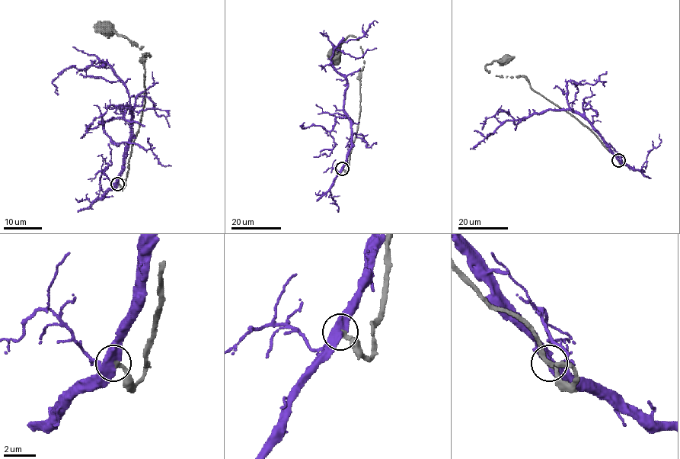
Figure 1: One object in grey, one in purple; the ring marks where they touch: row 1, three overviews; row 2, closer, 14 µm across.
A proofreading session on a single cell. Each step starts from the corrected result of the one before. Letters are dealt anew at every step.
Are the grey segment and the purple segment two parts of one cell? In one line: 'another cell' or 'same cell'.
same cell

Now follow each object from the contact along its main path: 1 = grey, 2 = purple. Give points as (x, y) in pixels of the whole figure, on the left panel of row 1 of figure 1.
1: (116, 184), (122, 188), (127, 175), (131, 146), (143, 108), (145, 54), (150, 56), (126, 36), (108, 30)
2: (116, 184), (131, 115), (119, 106), (120, 117), (100, 123), (103, 132), (171, 165)

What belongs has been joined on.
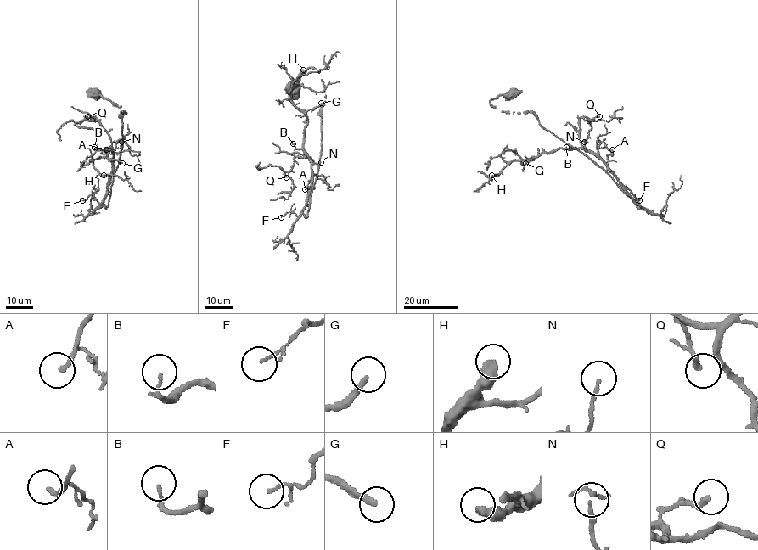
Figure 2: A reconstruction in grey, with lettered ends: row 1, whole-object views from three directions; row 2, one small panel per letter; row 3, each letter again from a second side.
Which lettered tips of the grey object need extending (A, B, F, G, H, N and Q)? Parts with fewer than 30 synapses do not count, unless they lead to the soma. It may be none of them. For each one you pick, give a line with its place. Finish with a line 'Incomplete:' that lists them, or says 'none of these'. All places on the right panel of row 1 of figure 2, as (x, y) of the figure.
B: Place: (566, 147)
G: Place: (525, 163)
H: Place: (491, 175)
Incomplete: B, G, H

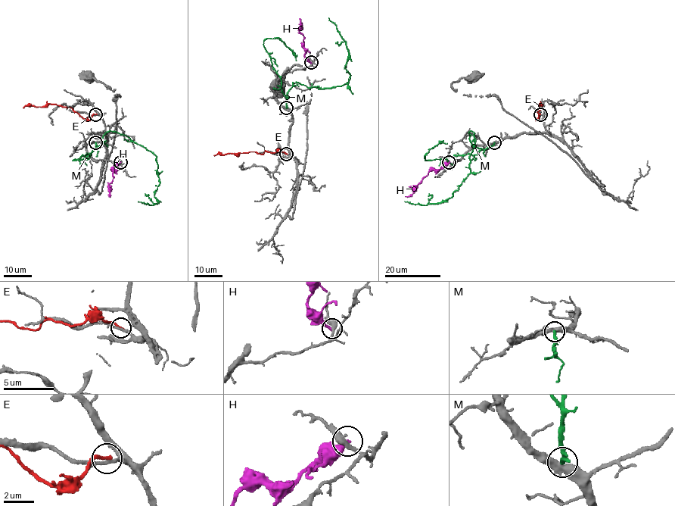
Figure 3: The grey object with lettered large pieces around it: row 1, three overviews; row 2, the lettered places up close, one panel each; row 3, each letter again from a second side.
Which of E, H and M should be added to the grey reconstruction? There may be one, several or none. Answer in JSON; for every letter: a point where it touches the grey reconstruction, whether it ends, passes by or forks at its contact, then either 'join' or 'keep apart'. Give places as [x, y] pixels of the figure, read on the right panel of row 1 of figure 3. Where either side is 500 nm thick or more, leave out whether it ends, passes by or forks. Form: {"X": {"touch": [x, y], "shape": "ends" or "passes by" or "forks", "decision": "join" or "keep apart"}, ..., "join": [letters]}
{"E": {"touch": [540, 114], "shape": "ends", "decision": "keep apart"}, "H": {"touch": [449, 162], "shape": "ends", "decision": "keep apart"}, "M": {"touch": [494, 142], "shape": "ends", "decision": "keep apart"}, "join": []}

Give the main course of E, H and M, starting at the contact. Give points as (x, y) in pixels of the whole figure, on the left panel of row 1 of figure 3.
E: (95, 114), (85, 119), (71, 107), (51, 104), (23, 107)
H: (120, 162), (113, 166), (108, 196)
M: (96, 142), (96, 149), (103, 135), (116, 131), (156, 156), (160, 185), (154, 195), (157, 202), (138, 201)

